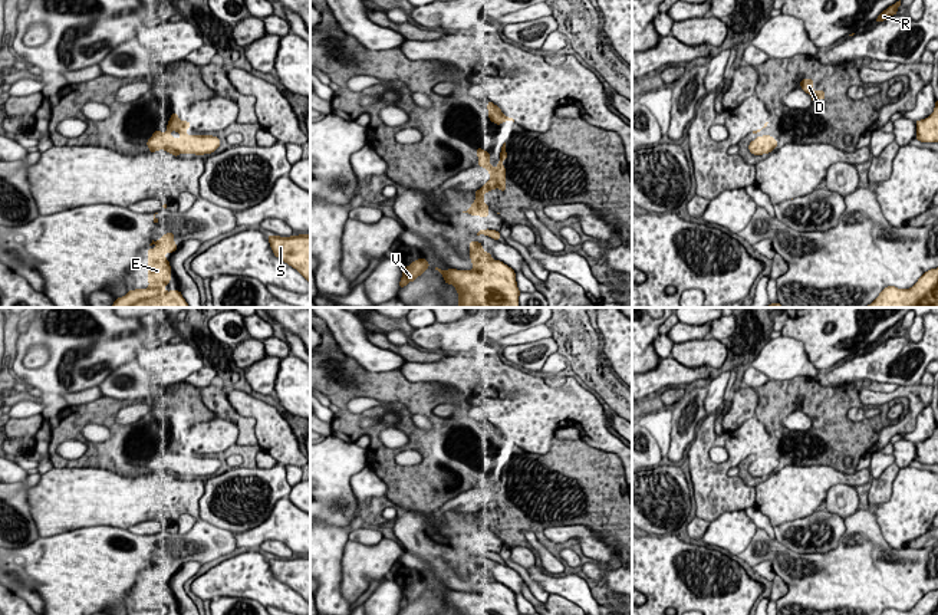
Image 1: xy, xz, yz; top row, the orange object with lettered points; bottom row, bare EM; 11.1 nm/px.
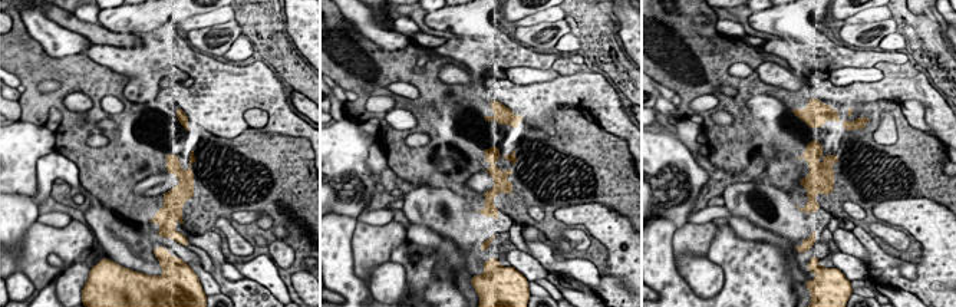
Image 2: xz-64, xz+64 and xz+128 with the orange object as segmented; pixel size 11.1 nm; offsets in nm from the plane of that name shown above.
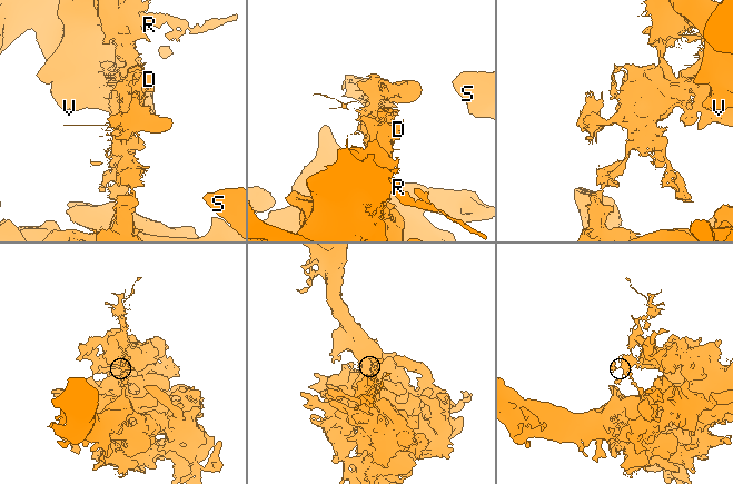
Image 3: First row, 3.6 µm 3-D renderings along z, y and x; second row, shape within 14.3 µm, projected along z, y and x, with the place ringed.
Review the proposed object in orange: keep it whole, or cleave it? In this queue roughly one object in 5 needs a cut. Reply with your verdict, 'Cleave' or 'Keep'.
Keep

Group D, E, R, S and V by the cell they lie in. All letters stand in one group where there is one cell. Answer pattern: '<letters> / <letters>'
D E R S V

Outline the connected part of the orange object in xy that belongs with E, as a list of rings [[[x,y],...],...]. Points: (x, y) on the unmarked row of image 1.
[[[167,555],[159,559],[158,563],[149,566],[155,566],[157,569],[148,570],[148,605],[147,611],[135,611],[128,612],[128,615],[181,615],[180,612],[170,612],[165,614],[165,608],[171,602],[171,588],[170,583],[165,581],[165,575],[172,575],[178,570],[174,565],[174,555]]]

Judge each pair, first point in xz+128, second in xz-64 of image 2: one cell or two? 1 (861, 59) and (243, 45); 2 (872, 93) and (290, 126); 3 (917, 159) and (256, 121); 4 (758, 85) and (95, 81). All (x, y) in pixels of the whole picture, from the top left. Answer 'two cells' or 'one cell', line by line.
1: two cells
2: one cell
3: two cells
4: one cell

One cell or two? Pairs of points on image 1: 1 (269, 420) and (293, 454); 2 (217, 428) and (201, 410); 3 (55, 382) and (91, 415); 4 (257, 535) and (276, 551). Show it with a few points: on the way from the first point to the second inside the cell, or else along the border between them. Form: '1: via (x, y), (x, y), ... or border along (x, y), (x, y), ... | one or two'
1: via (272, 428), (273, 434), (285, 446) | one
2: border along (217, 417), (196, 423) | two
3: border along (68, 405), (49, 420) | two
4: border along (259, 546), (266, 540), (282, 540), (295, 553) | two

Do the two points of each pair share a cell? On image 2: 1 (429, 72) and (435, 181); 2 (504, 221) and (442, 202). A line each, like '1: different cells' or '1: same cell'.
1: same cell
2: same cell

